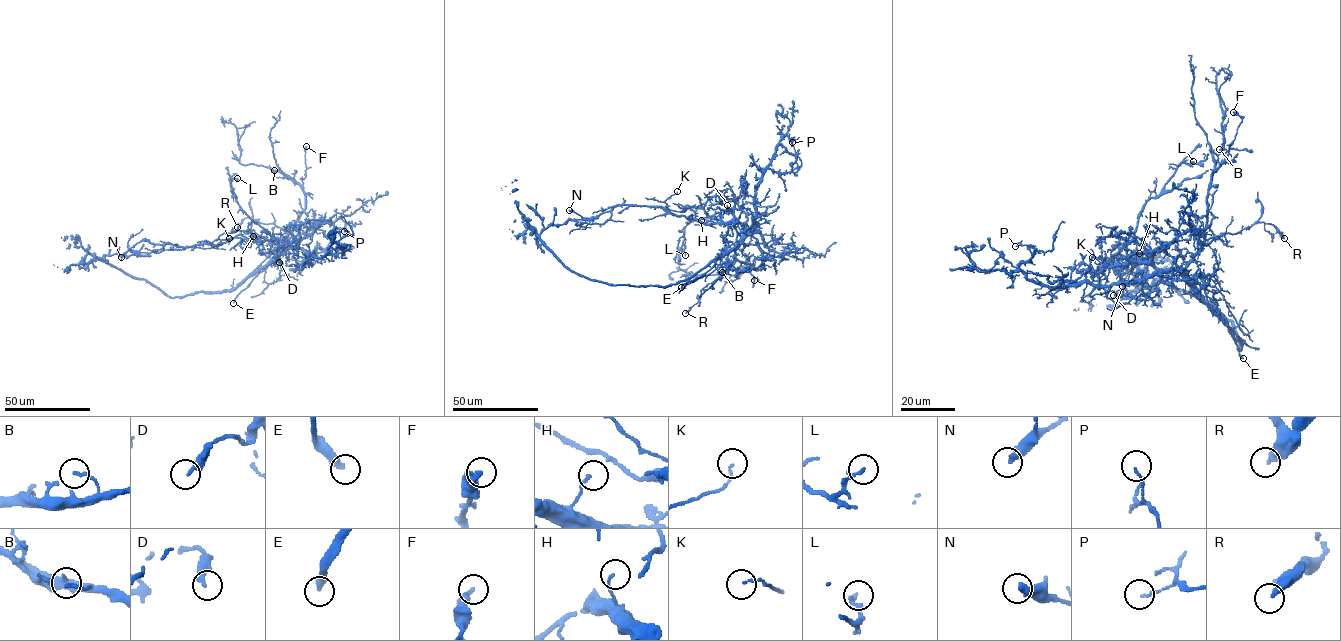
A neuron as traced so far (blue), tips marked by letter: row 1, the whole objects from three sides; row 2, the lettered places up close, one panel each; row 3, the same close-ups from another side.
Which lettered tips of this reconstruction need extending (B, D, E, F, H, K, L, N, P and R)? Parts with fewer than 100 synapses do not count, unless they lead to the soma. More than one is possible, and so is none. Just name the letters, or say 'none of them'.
E

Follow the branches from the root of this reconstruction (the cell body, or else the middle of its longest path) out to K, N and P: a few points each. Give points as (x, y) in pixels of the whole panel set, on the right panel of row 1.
K: (1207, 305), (1177, 271), (1122, 256), (1122, 244), (1109, 259), (1092, 257)
N: (1207, 305), (1179, 272), (1139, 262), (1144, 261), (1132, 251), (1122, 267), (1113, 267), (1135, 259), (1122, 286)
P: (1207, 305), (1174, 270), (1103, 287), (1085, 282), (1042, 286), (1019, 268), (1032, 256), (1033, 249), (1015, 246)

